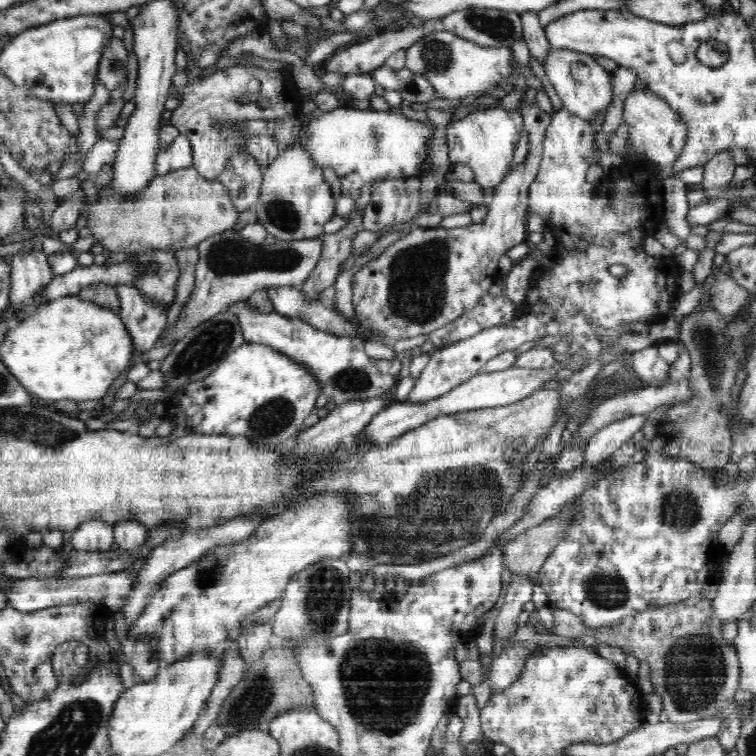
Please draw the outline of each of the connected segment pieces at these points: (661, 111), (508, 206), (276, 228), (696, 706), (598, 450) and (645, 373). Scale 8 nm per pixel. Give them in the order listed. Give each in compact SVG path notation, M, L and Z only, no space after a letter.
M647 89L642 92L628 94L623 108L623 119L629 132L629 140L638 158L670 169L681 158L689 140L689 128L686 121L670 108L664 100L650 93Z
M537 104L525 107L520 106L518 110L522 113L524 117L523 123L525 124L525 130L528 134L528 144L530 146L528 150L528 159L524 165L521 165L514 173L510 173L510 175L506 176L506 179L498 184L498 187L494 188L494 194L490 195L491 203L487 206L488 212L485 216L485 219L481 222L474 225L470 225L469 227L462 228L424 228L417 225L412 225L408 231L408 234L402 237L401 239L394 242L390 245L382 254L377 257L375 260L368 262L366 265L362 266L356 274L354 274L354 278L352 278L352 292L353 292L353 314L354 320L358 322L358 324L369 328L373 332L373 336L375 336L376 340L382 340L382 342L386 343L391 348L394 343L401 338L414 338L419 334L427 334L433 333L436 329L442 328L445 324L448 324L450 321L457 319L461 314L464 314L467 310L470 310L478 304L478 300L485 296L488 293L488 289L492 284L495 283L495 280L499 276L499 260L501 256L504 255L510 248L516 246L516 244L520 244L524 242L524 238L526 238L526 232L528 232L526 228L526 222L528 222L529 216L529 186L534 182L536 175L538 174L538 170L540 168L540 164L543 158L543 138L545 136L545 132L547 126L550 124L551 116L548 112L542 110L542 108L538 107Z
M296 141L264 171L258 202L255 204L257 222L279 241L310 240L319 238L324 224L336 214L332 187L324 179L322 169L315 164L302 144Z
M694 595L688 600L684 600L682 603L671 603L666 604L666 606L650 608L645 612L638 612L638 615L628 616L628 618L622 620L621 623L614 624L612 627L599 627L599 628L589 628L586 627L583 623L581 617L576 616L574 613L559 608L552 608L553 613L553 625L554 625L554 634L562 637L567 637L568 639L574 639L576 637L582 636L593 636L597 639L598 642L602 642L608 646L620 648L624 653L631 654L636 656L639 659L646 660L650 666L651 672L651 682L653 684L653 690L656 694L661 696L663 702L664 714L668 716L668 721L673 723L689 723L692 721L697 721L700 719L705 719L714 715L722 713L724 710L727 710L732 704L735 703L735 692L739 687L739 658L736 653L734 646L727 646L727 642L724 640L724 636L721 632L722 624L717 618L713 615L711 600L705 599L698 595Z
M636 414L611 422L588 437L583 448L583 466L607 460L624 443L629 441L649 418L647 414Z
M658 345L634 351L631 356L631 366L642 379L643 386L659 387L666 384L667 368L670 368L670 365L659 355Z

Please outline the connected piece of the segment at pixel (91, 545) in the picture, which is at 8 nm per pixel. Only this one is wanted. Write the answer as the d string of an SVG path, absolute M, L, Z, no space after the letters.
M94 520L83 523L72 534L69 548L88 552L106 552L114 543L113 526Z

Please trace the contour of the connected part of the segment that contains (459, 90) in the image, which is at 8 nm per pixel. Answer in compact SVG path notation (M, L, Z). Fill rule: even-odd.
M446 30L433 31L406 49L406 67L412 73L424 76L441 99L464 99L492 89L495 96L500 94L500 82L510 82L508 77L520 66L511 48L490 48L465 40ZM514 65L514 66L511 66Z

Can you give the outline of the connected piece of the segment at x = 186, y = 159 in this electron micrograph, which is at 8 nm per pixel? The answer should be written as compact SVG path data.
M178 135L157 157L157 174L163 175L193 165L192 145L184 135Z

